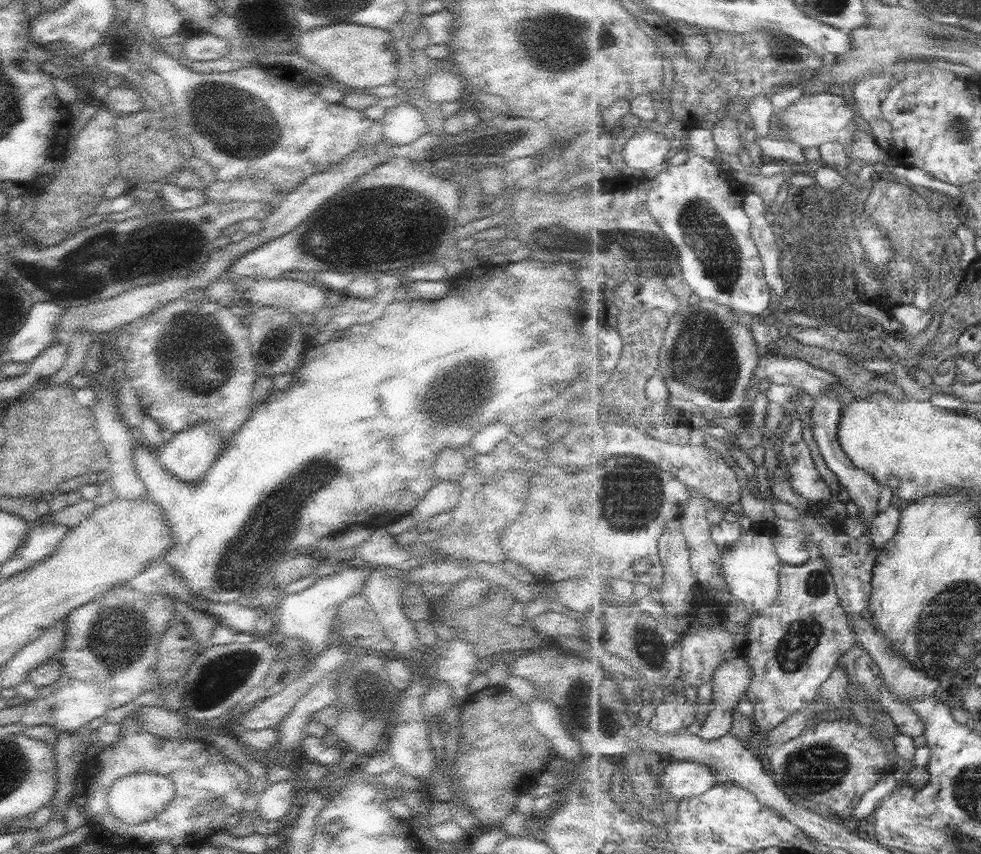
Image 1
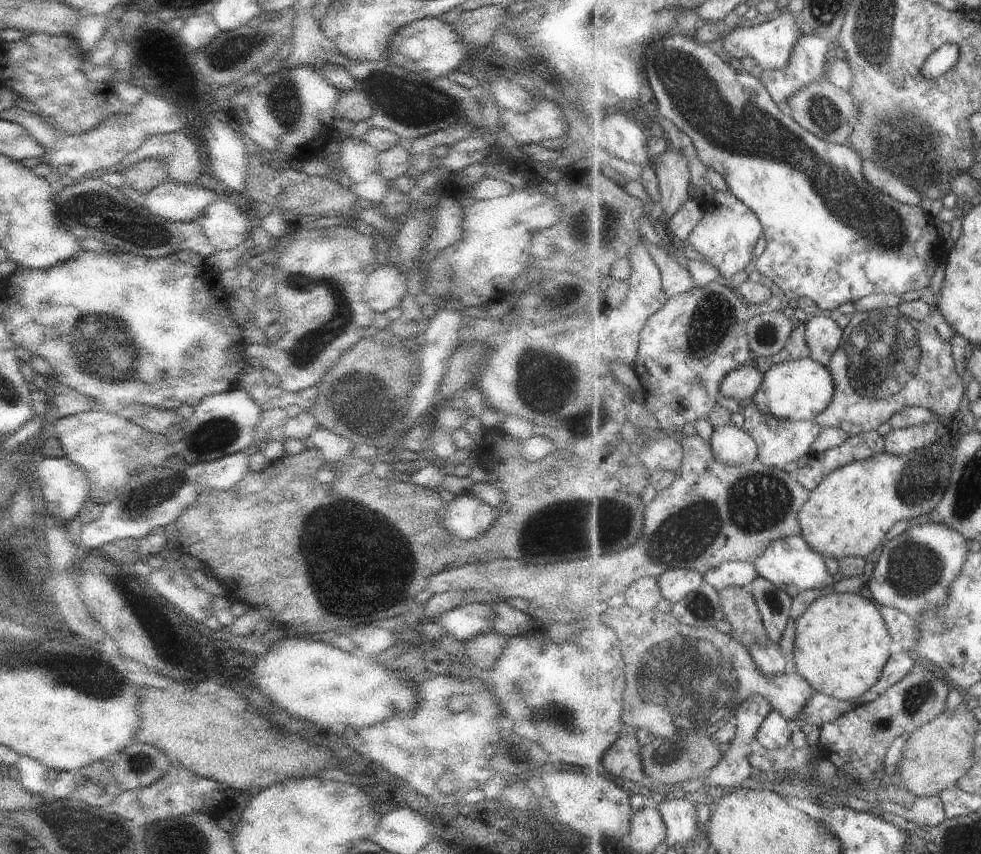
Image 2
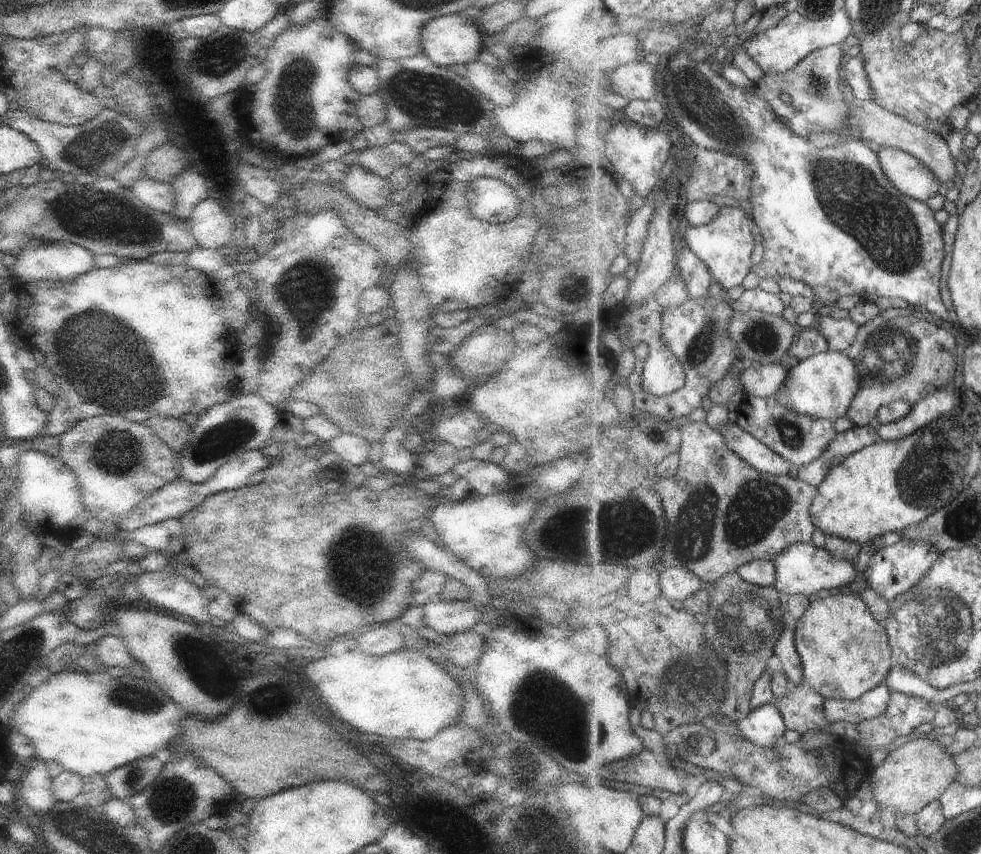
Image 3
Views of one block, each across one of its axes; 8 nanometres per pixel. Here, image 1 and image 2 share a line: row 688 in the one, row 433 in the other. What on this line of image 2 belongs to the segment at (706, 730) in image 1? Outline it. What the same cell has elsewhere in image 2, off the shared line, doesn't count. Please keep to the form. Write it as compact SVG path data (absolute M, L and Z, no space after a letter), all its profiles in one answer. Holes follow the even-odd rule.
M721 425L713 428L710 438L714 457L726 465L757 461L759 450L755 439L743 428Z

